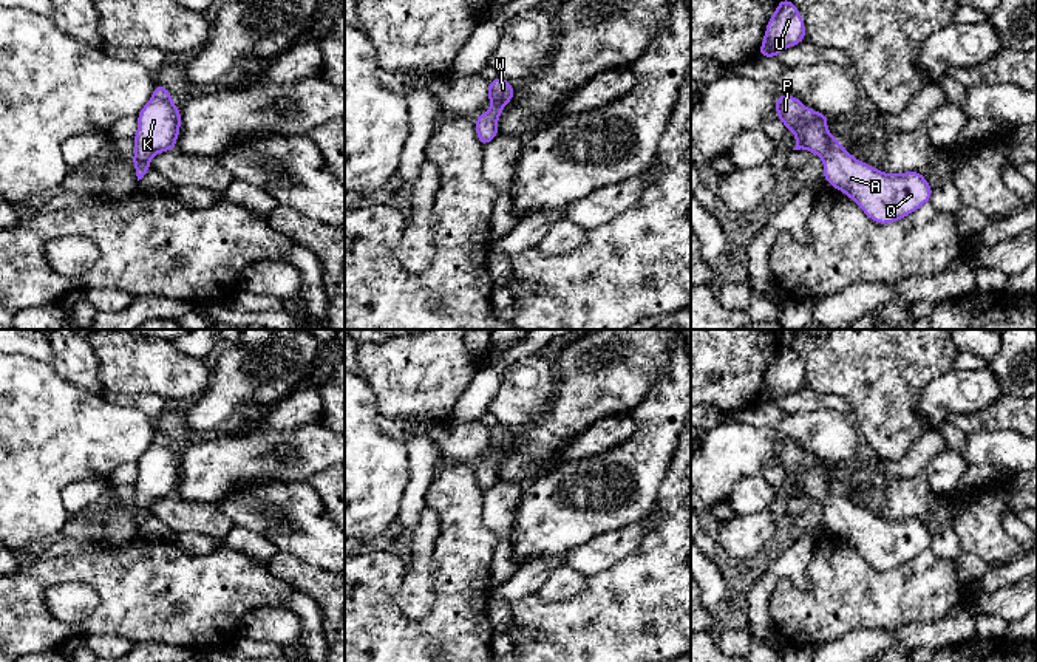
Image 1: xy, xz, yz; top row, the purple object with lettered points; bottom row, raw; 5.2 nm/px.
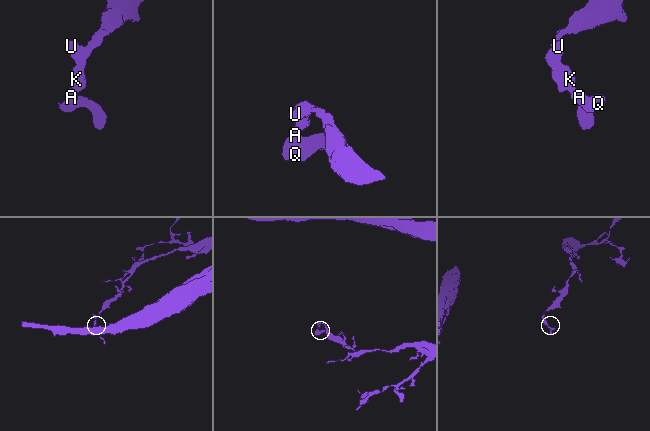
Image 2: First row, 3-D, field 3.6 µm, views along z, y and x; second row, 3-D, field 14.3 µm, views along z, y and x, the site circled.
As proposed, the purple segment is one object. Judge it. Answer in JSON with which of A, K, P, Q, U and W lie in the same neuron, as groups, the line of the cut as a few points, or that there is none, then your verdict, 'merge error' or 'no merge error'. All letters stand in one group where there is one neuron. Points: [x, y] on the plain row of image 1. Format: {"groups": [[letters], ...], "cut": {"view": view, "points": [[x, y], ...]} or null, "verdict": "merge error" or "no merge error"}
{"groups": [["A", "K", "P", "Q", "U", "W"]], "cut": null, "verdict": "no merge error"}

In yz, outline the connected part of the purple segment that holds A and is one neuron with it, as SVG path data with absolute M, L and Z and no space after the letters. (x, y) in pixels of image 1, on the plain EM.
M780 441L774 449L777 464L796 483L796 493L793 496L802 495L818 501L824 507L824 527L828 527L831 534L852 544L875 569L887 571L898 568L930 548L932 534L920 518L896 521L873 515L858 507L838 489L838 484L827 476L827 467L830 464L824 459L807 455L796 442Z

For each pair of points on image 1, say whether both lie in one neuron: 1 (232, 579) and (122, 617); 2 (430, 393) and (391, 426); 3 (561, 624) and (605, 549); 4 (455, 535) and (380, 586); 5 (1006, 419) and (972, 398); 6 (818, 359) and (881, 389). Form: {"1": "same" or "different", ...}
{"1": "same", "2": "different", "3": "different", "4": "same", "5": "different", "6": "same"}

